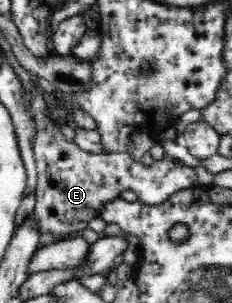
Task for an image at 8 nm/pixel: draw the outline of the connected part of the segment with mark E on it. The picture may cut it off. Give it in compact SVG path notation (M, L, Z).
M34 81L28 82L28 91L31 91L31 105L40 128L34 142L37 167L35 204L29 217L39 235L52 235L58 241L64 235L86 229L89 221L98 217L97 208L101 204L126 190L135 192L138 200L144 203L155 204L168 199L176 191L198 185L194 168L168 157L144 165L127 152L92 155L82 151L70 143L63 136L65 130L48 117L45 95Z

